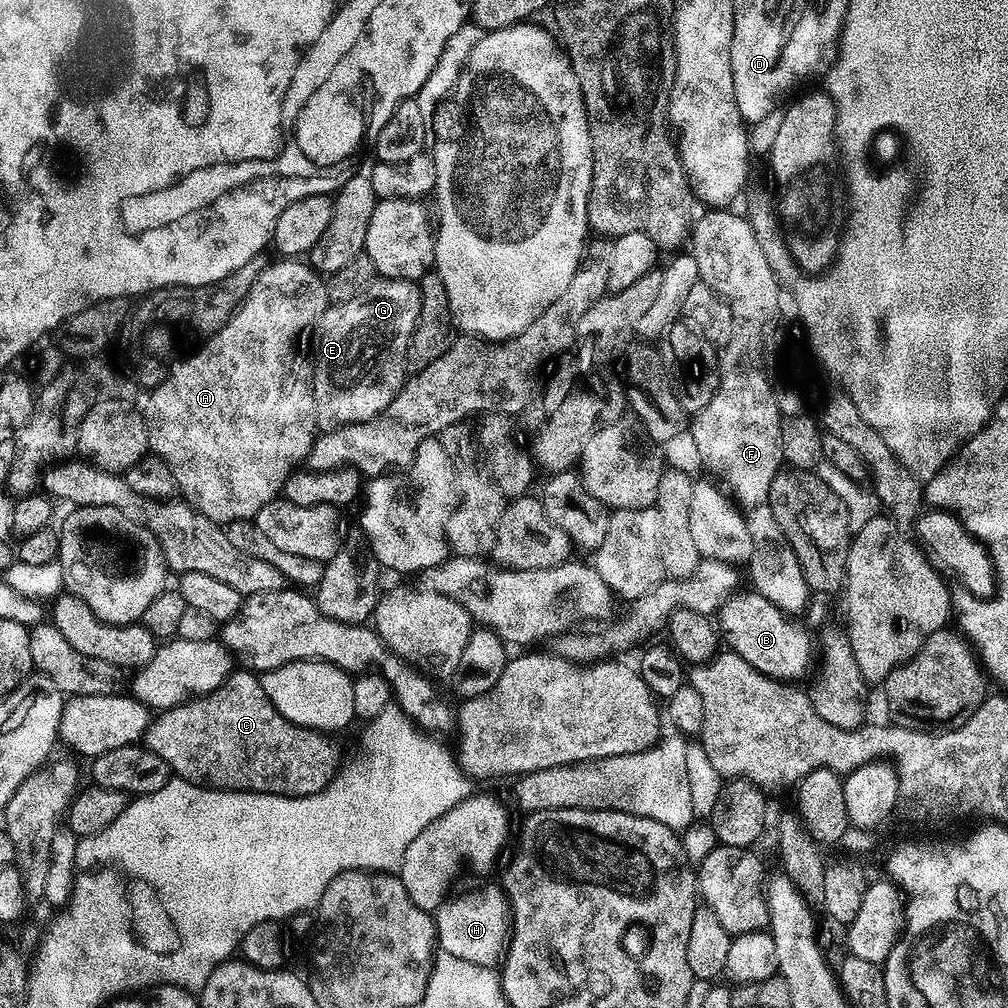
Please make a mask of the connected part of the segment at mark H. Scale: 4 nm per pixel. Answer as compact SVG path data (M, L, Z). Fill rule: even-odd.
M499 885L466 892L452 902L443 902L434 914L433 924L441 951L474 965L495 967L503 957L510 932L507 897Z

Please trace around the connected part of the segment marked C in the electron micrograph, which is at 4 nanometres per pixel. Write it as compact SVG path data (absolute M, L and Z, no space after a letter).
M251 670L233 671L224 684L218 686L210 694L198 696L195 700L187 700L186 703L173 708L165 708L157 716L160 717L157 720L155 717L149 723L148 729L144 731L142 737L144 747L154 750L154 754L158 754L158 758L162 758L162 762L166 762L168 769L179 779L189 780L192 784L197 784L199 788L219 788L222 792L265 792L275 796L309 796L322 791L342 767L340 752L336 749L335 742L332 741L335 739L323 732L315 732L313 728L303 728L297 724L291 724L289 720L282 718L282 714L278 714L278 710L270 702L270 698L266 698L266 690L262 690L260 685L260 676Z

